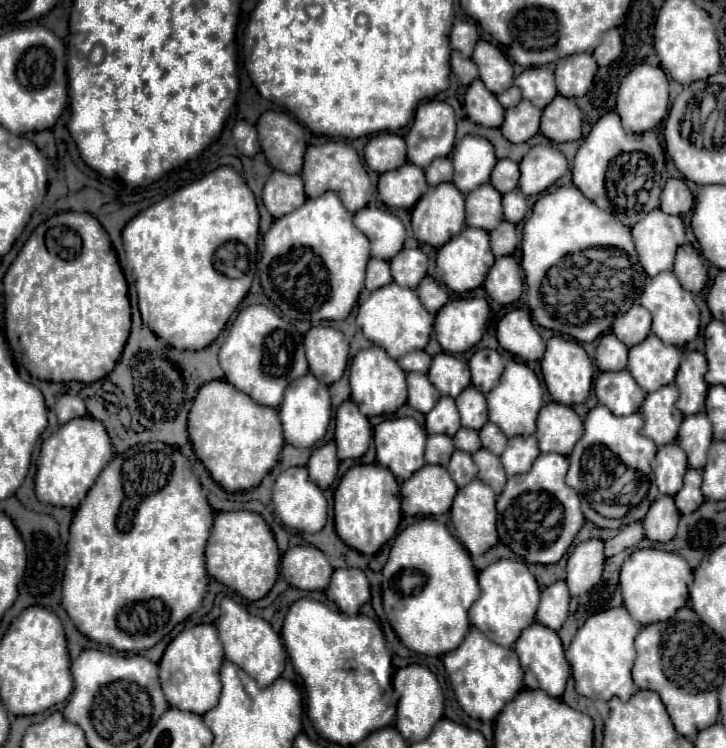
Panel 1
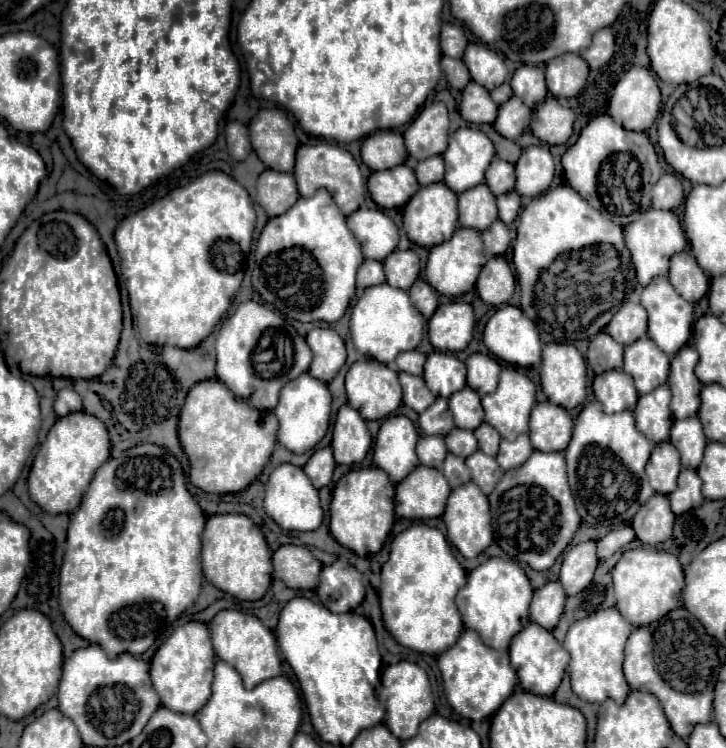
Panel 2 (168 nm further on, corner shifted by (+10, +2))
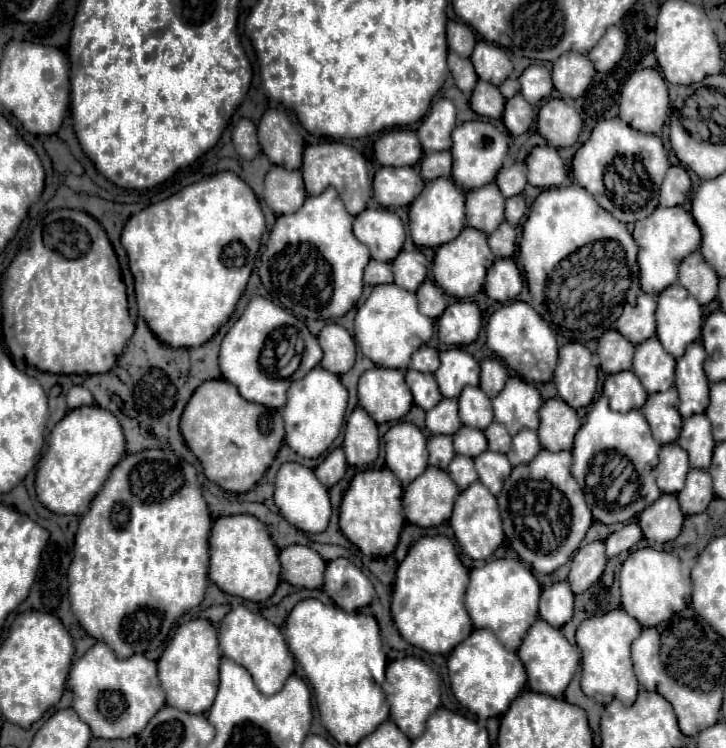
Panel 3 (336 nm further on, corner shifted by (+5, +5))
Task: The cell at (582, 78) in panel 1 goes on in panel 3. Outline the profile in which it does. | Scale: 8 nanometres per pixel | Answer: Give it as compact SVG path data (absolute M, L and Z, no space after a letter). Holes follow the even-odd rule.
M565 53L553 63L553 85L565 97L581 97L591 85L595 67L583 53Z

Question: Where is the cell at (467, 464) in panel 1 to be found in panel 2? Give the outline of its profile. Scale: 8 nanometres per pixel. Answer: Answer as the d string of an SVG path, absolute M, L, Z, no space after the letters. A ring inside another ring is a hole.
M448 454L448 458L444 460L444 468L442 468L444 476L448 478L450 486L462 486L464 482L470 482L470 474L468 474L468 466L464 462L464 458L456 456L456 454Z

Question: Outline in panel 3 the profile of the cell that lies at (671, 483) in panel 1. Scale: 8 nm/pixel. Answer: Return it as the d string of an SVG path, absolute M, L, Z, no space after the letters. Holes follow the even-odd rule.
M667 443L659 453L657 467L657 485L663 493L677 493L685 483L685 475L689 471L689 461L685 451L677 447L677 443Z

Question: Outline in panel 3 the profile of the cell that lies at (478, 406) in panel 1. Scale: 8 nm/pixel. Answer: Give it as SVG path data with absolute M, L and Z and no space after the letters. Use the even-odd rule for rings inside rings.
M465 387L459 395L461 423L475 429L485 429L493 421L491 399L479 387Z

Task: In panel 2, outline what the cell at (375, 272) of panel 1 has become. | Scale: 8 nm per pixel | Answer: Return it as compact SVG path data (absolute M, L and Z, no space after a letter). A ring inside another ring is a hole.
M364 260L362 266L358 268L356 282L358 282L360 288L368 288L368 286L374 286L374 284L384 284L386 278L384 278L382 264L376 262L376 260Z

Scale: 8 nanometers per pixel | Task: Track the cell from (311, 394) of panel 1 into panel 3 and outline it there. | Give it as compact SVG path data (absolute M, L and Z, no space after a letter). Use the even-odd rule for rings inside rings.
M315 367L297 383L291 383L287 391L287 403L283 409L285 419L285 443L301 457L319 457L329 449L335 437L341 431L347 409L347 389L341 385L339 377L325 371L323 367Z

